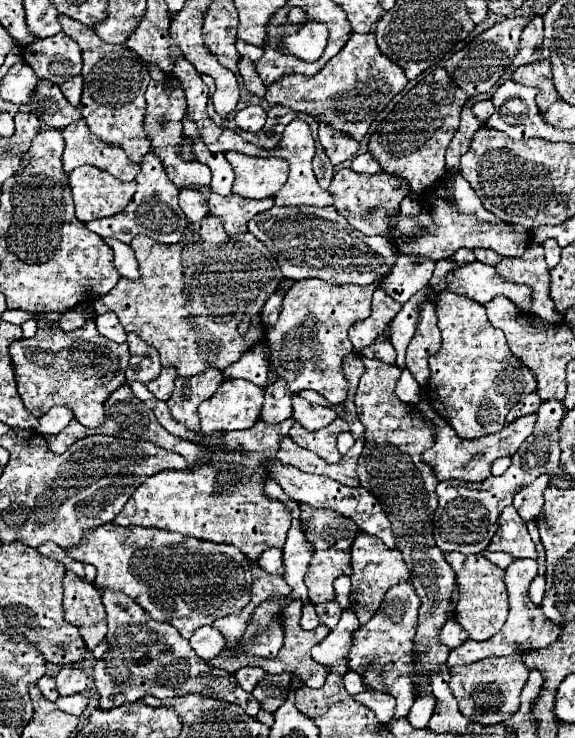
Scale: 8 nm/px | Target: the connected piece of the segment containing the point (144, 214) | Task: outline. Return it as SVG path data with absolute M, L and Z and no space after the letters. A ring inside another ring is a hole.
M146 153L146 157L140 161L136 183L138 183L138 189L122 213L114 217L102 217L102 219L88 221L86 227L98 233L100 237L114 237L122 243L130 243L130 237L138 233L144 233L150 239L160 241L160 243L178 243L180 237L184 235L184 229L188 227L188 221L178 205L178 187L174 187L168 181L162 169L162 163L158 161L158 157L154 157L154 153Z

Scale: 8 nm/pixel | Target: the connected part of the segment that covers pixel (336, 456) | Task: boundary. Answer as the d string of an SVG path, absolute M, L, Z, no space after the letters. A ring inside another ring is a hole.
M334 419L326 429L318 429L318 431L306 431L302 429L302 425L294 423L288 437L296 441L300 447L306 447L312 453L316 453L326 463L338 463L342 455L336 449L336 437L342 431L348 431L348 423L344 419Z

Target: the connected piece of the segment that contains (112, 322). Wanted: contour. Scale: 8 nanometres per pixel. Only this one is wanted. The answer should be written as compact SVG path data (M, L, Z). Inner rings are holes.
M102 313L96 317L96 327L98 333L116 341L116 343L124 343L126 341L126 331L122 329L118 317L114 317L114 313Z

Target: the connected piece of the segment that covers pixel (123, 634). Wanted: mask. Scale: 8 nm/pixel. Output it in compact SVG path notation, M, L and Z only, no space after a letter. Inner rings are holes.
M102 591L102 603L108 613L106 641L110 647L104 657L96 661L96 667L92 671L102 709L118 707L122 703L134 703L146 695L154 695L158 699L172 699L200 693L204 697L236 703L250 717L256 717L260 705L252 697L252 693L244 691L238 685L234 673L230 675L226 669L216 669L202 661L190 647L190 641L184 639L172 625L158 621L154 623L150 617L146 617L146 613L142 613L142 607L124 593Z

